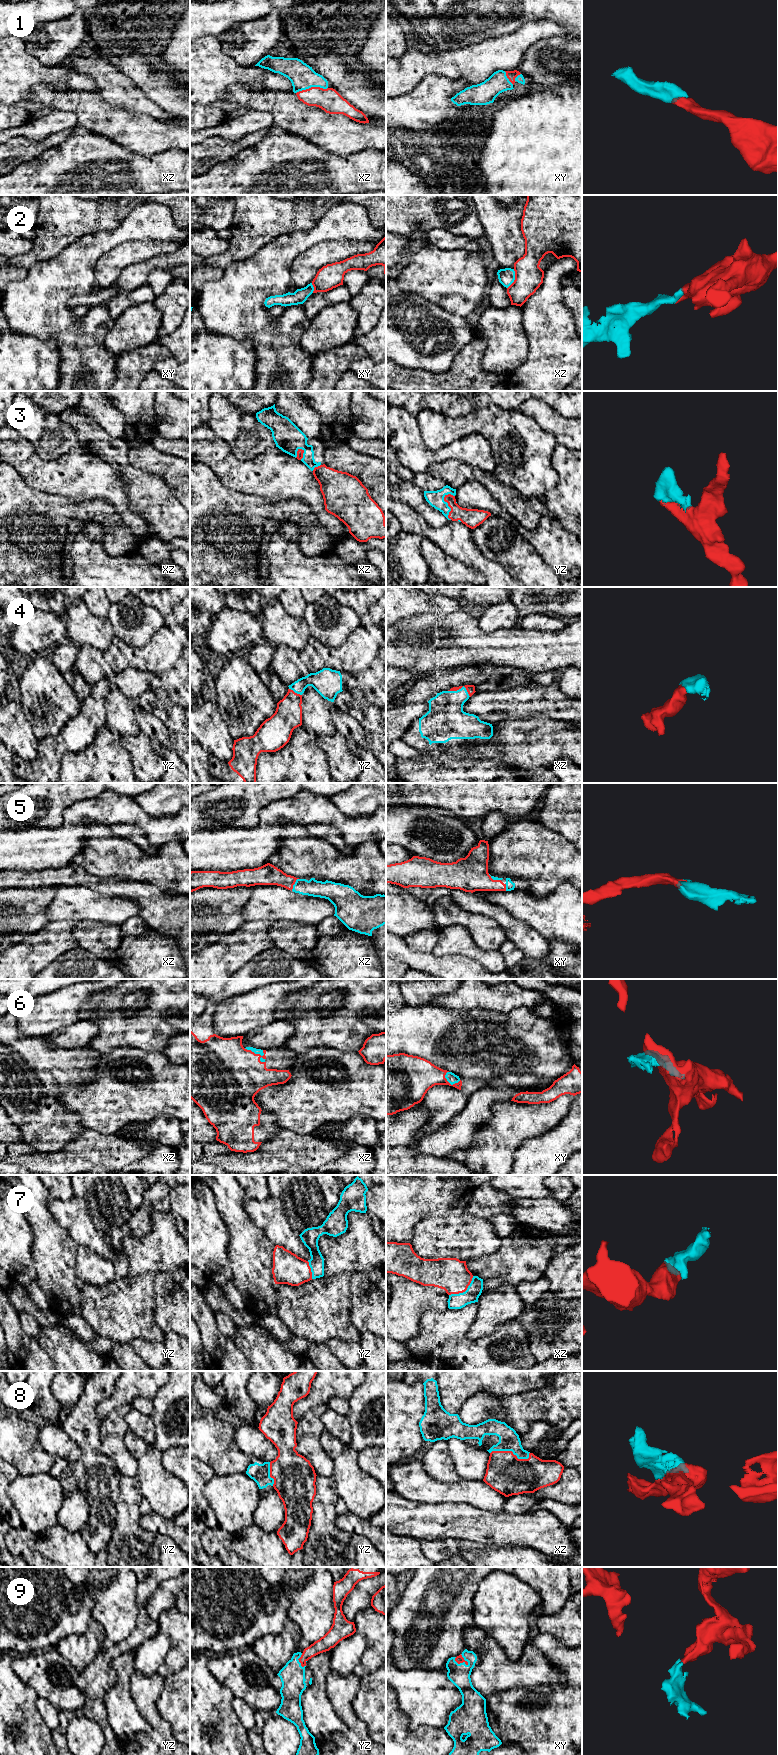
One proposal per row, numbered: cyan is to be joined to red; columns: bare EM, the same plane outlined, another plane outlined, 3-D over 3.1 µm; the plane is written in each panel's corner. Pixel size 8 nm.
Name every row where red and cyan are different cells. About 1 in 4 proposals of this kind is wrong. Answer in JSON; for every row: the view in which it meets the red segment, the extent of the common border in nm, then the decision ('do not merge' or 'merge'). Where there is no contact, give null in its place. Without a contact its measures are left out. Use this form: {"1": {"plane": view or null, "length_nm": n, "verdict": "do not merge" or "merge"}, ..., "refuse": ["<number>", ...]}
{"1": {"plane": "xz", "length_nm": 260, "verdict": "merge"}, "2": {"plane": "xz", "length_nm": 170, "verdict": "do not merge"}, "3": {"plane": "yz", "length_nm": 220, "verdict": "merge"}, "4": {"plane": "yz", "length_nm": 120, "verdict": "merge"}, "5": {"plane": "xz", "length_nm": 120, "verdict": "merge"}, "6": {"plane": "xz", "length_nm": 200, "verdict": "merge"}, "7": {"plane": "xz", "length_nm": 260, "verdict": "merge"}, "8": {"plane": "xz", "length_nm": 320, "verdict": "merge"}, "9": {"plane": "xy", "length_nm": 130, "verdict": "merge"}, "refuse": ["2"]}

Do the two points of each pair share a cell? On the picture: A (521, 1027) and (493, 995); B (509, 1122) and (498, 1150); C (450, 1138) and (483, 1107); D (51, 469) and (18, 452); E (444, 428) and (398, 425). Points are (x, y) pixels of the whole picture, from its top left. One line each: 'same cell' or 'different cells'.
A: different cells
B: same cell
C: same cell
D: same cell
E: different cells

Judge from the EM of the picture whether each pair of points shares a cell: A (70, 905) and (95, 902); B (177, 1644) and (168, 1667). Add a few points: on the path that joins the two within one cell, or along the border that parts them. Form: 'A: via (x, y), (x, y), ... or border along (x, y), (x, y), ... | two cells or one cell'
A: via (76, 903), (89, 903) | one cell
B: via (177, 1650), (177, 1658), (174, 1661) | one cell

